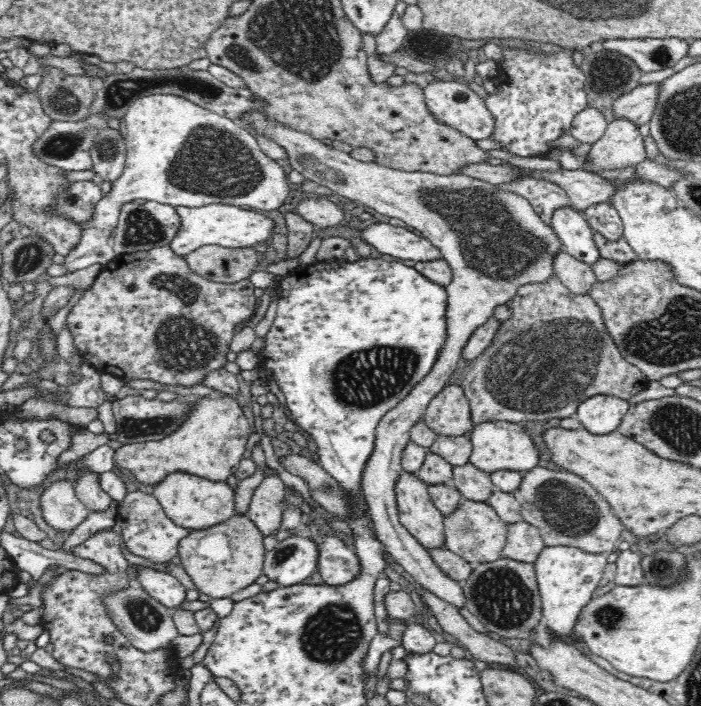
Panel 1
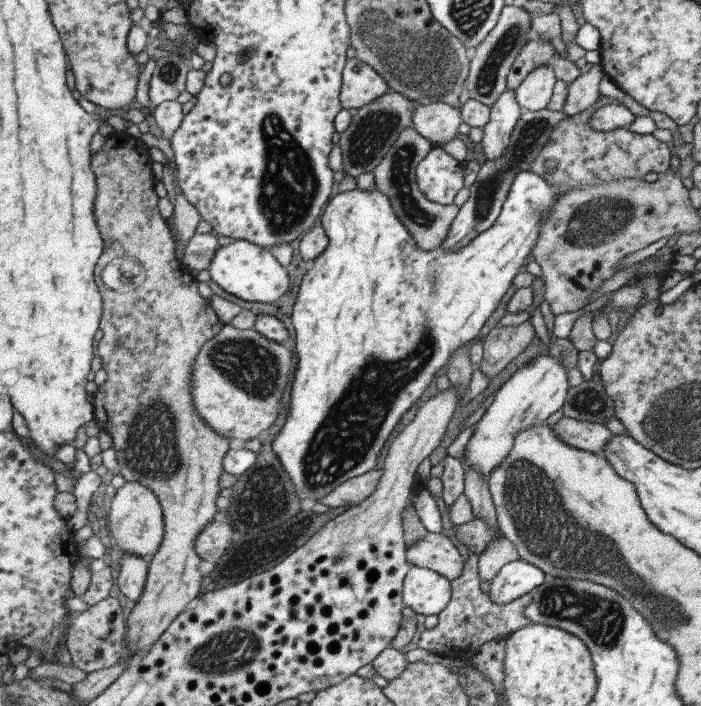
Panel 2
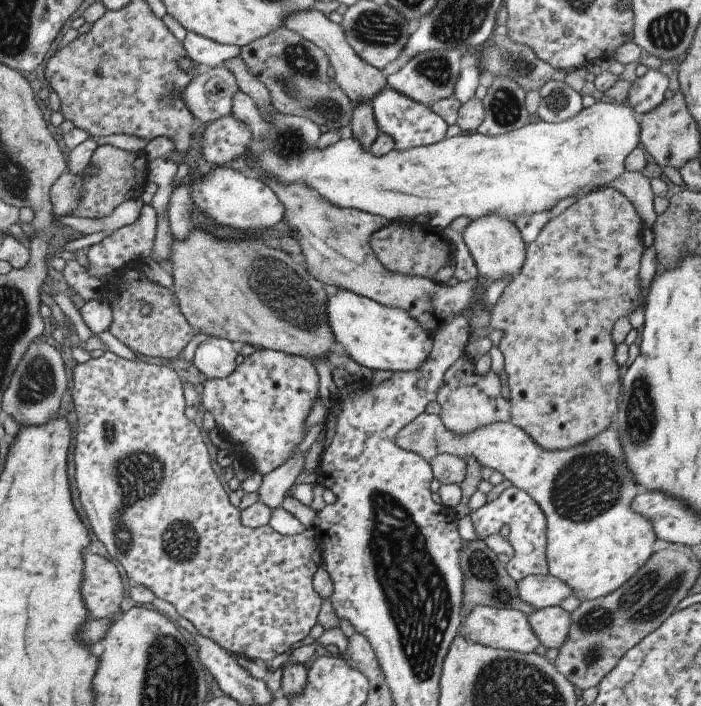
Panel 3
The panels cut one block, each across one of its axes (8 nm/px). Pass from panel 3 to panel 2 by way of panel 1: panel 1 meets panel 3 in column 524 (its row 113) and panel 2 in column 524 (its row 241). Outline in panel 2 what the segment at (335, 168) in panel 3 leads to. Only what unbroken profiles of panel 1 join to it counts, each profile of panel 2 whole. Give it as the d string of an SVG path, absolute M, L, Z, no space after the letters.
M552 64L535 68L525 76L523 82L514 90L515 102L521 111L537 112L545 109L553 84L556 81Z

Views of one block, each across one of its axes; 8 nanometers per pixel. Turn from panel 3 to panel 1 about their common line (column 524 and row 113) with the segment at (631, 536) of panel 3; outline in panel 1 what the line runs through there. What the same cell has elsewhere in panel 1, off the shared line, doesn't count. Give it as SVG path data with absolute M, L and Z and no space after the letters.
M433 80L423 92L427 107L440 122L459 130L475 141L491 138L495 127L494 115L485 103L485 98L478 96L474 90L455 80Z

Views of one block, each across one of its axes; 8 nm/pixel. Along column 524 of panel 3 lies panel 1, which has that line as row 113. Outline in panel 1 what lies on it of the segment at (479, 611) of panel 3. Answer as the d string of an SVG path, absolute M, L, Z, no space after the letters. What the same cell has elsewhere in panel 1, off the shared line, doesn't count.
M662 83L640 84L636 86L631 92L622 94L614 101L613 109L615 116L623 116L638 126L649 122L655 111L660 92L662 92Z

